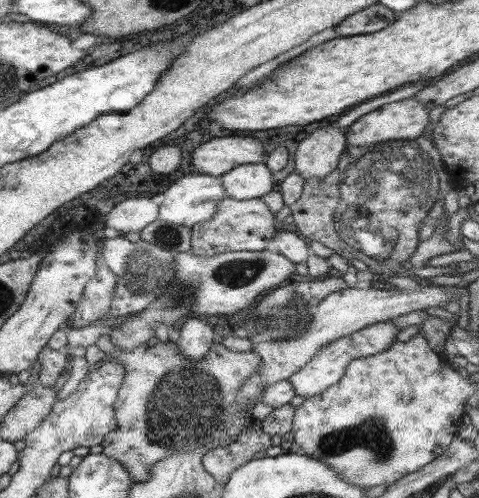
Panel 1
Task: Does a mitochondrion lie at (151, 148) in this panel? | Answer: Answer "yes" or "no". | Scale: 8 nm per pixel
no

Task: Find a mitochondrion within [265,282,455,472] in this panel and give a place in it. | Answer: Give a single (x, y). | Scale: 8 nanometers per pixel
(336, 442)

